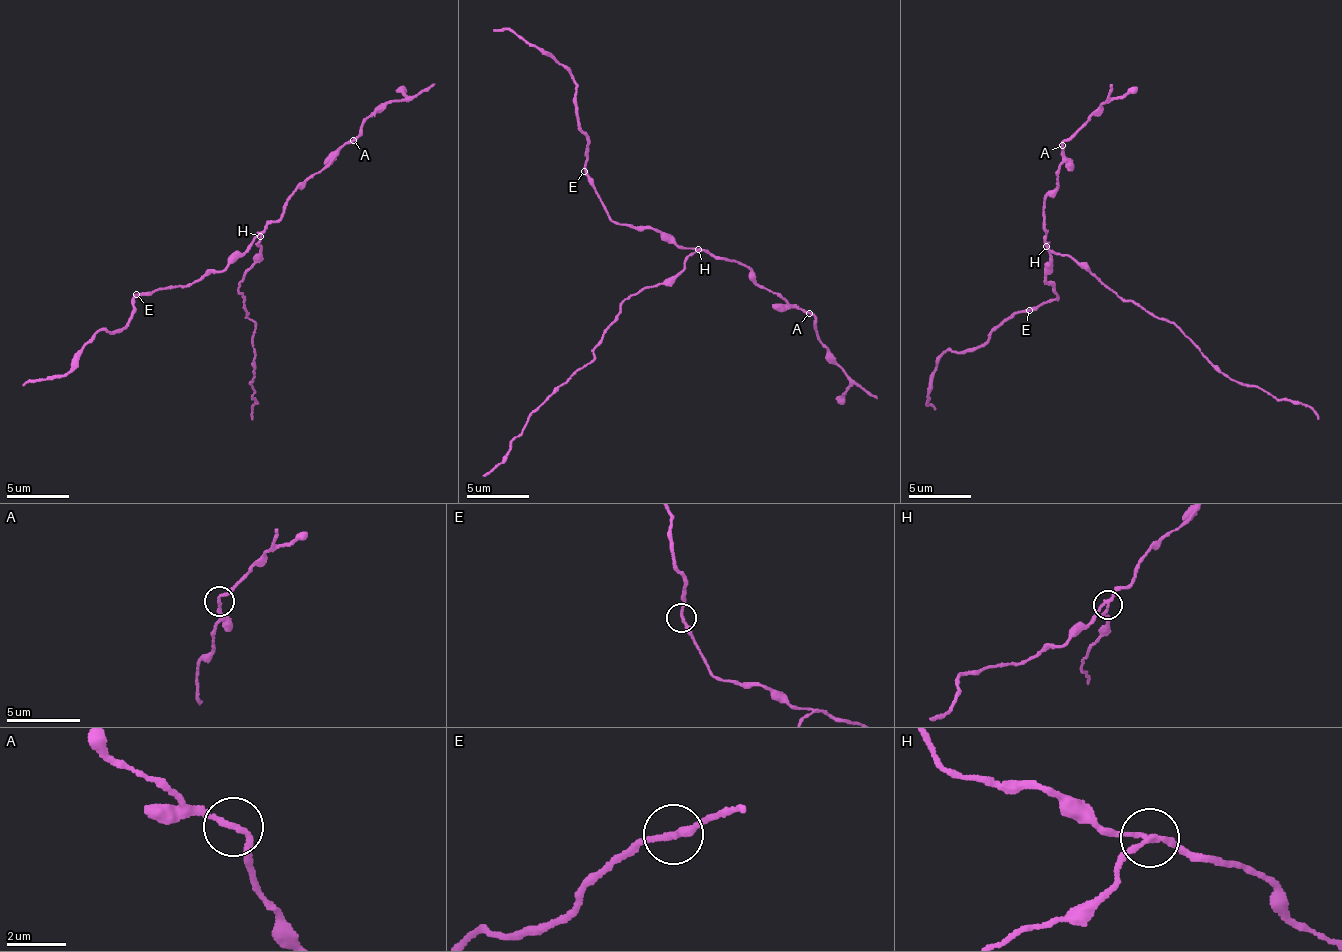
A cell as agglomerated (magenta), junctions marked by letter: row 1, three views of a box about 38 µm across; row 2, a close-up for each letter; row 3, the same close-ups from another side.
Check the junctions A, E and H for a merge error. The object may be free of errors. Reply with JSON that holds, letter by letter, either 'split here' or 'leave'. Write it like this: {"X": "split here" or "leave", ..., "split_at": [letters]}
{"A": "leave", "E": "leave", "H": "split here", "split_at": ["H"]}

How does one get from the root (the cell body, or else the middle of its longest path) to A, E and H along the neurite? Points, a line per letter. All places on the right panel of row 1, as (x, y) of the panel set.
A: (1049, 258), (1051, 252), (1044, 239), (1044, 204), (1054, 191), (1059, 175), (1062, 145)
E: (1049, 258), (1051, 265), (1046, 281), (1055, 282), (1056, 298), (1029, 310)
H: (1049, 258), (1046, 246)

